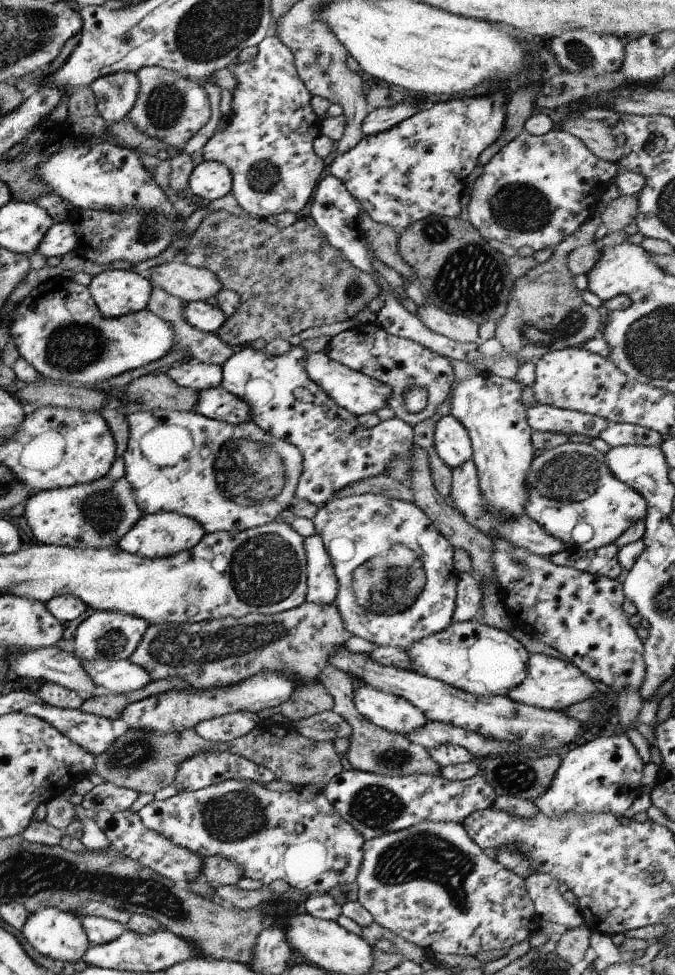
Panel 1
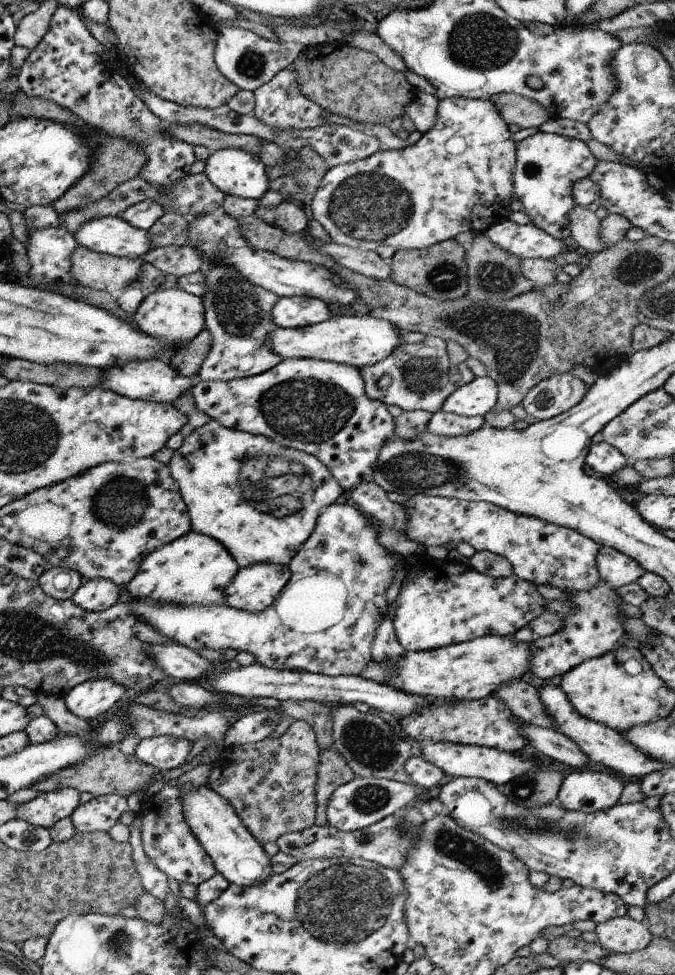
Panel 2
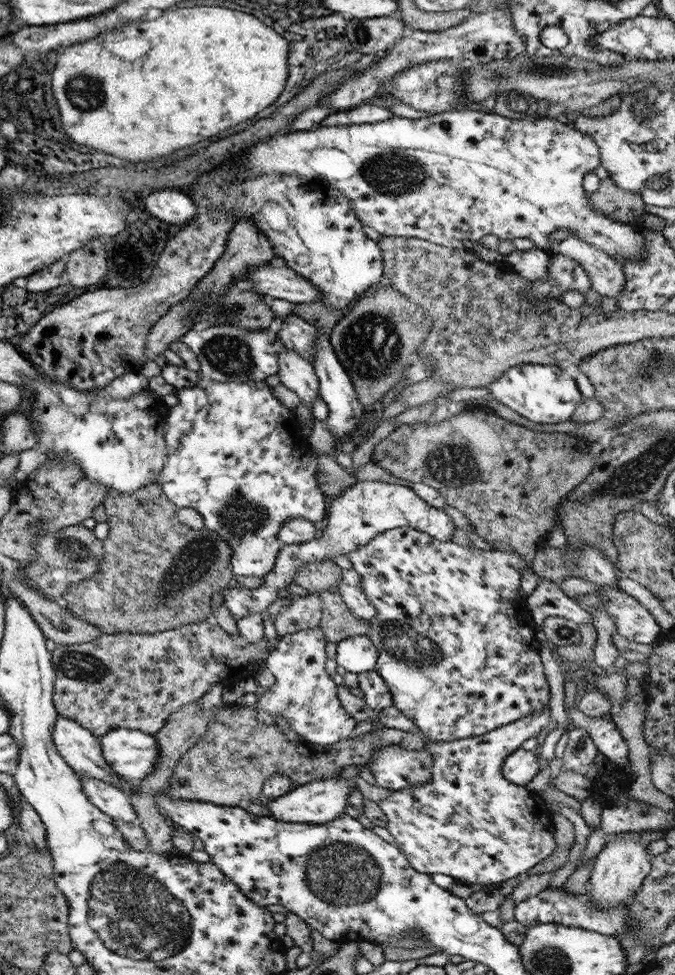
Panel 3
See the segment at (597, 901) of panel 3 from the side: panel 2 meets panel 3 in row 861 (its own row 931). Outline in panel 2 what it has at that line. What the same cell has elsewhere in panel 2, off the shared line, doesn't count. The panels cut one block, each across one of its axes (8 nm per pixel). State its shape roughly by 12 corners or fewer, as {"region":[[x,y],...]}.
{"region":[[626,914],[597,923],[597,944],[611,953],[641,950],[653,938]]}

